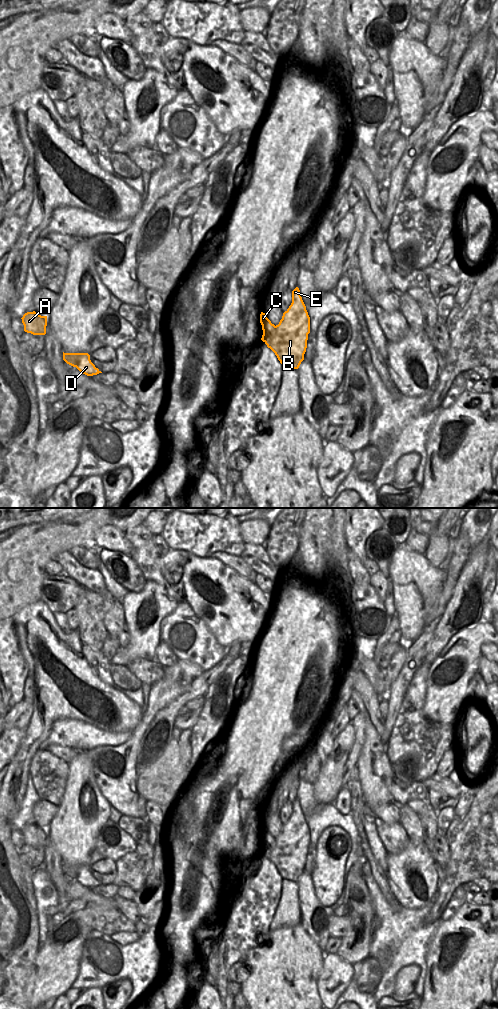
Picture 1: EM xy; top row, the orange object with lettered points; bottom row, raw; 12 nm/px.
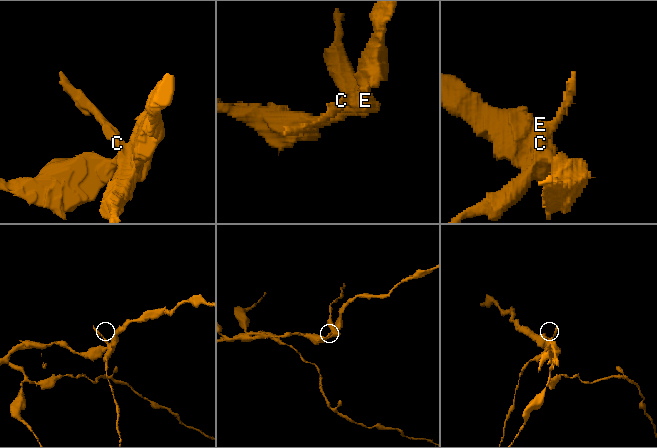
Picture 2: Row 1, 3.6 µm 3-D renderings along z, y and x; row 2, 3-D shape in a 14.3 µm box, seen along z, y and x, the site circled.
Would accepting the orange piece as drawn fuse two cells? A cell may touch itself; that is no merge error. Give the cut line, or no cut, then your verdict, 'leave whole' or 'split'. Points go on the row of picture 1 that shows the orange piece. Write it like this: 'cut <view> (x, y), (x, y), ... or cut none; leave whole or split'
cut xy (276, 326), (276, 331), (272, 335), (263, 334); split

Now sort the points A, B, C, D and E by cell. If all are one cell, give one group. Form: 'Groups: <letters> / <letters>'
Groups: A B D E / C

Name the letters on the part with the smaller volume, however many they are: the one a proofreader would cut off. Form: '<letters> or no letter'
C

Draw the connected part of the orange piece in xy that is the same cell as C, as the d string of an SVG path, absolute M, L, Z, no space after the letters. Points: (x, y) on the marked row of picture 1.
M261 312L260 323L262 325L264 335L273 336L276 333L276 326L267 318L266 313Z

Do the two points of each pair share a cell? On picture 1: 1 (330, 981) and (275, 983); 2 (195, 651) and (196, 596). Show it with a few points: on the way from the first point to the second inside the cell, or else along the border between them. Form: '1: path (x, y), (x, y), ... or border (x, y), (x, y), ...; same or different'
1: border (323, 958), (323, 967), (318, 978), (319, 998); different
2: border (184, 600), (212, 633); different

